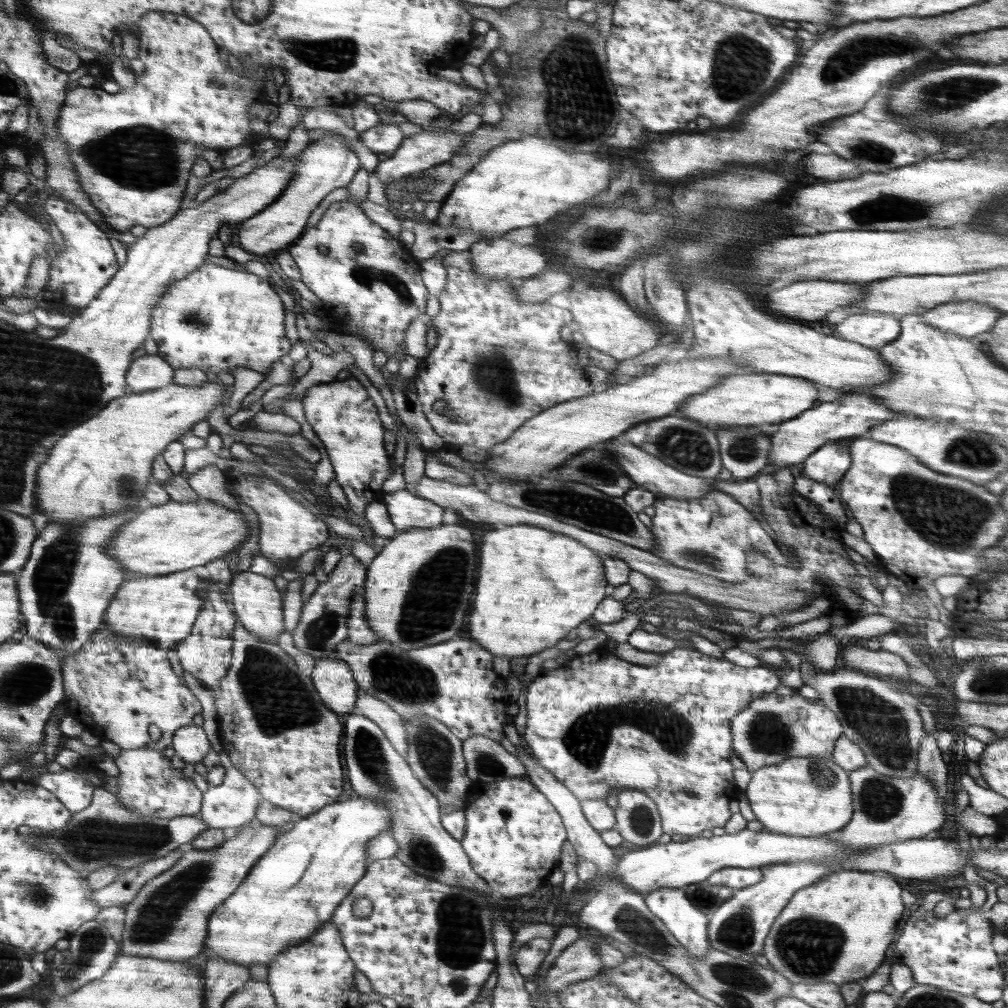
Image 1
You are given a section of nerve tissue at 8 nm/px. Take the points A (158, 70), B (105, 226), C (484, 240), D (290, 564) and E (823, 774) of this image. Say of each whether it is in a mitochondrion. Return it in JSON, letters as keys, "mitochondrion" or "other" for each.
{"A":"other","B":"other","C":"other","D":"other","E":"mitochondrion"}

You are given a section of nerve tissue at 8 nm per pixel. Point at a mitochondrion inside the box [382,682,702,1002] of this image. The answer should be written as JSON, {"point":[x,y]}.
{"point":[588,737]}

